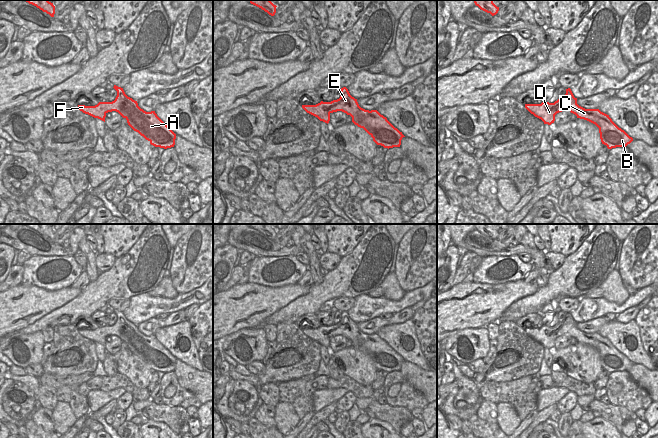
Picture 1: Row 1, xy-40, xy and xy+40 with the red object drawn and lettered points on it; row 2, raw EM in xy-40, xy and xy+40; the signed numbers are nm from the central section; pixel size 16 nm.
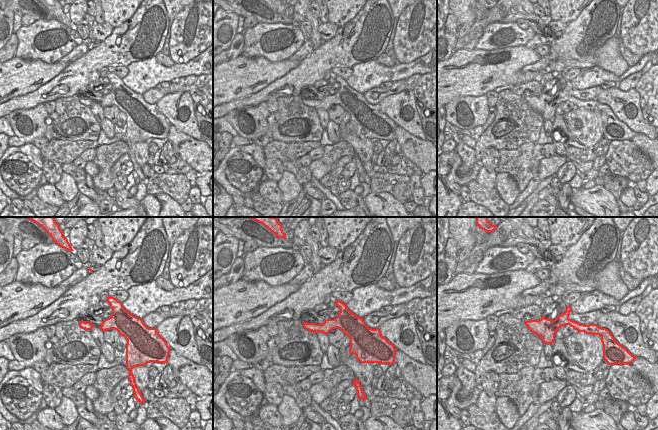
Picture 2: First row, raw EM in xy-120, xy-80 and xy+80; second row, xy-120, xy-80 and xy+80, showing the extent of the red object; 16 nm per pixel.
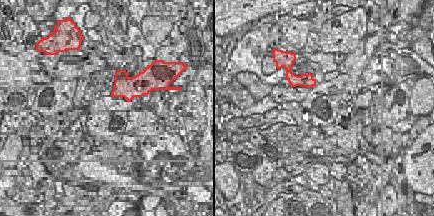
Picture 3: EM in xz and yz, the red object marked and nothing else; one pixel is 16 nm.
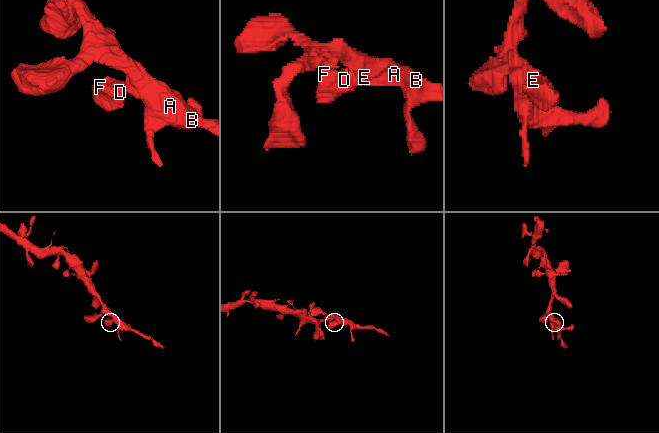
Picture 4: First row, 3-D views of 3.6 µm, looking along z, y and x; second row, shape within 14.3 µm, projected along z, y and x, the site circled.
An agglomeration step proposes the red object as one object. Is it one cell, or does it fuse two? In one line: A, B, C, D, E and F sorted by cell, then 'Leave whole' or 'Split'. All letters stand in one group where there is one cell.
Groups: A B C D E F. Leave whole

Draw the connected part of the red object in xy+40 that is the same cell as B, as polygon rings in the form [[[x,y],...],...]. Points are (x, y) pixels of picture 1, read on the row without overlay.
[[[570,312],[566,313],[563,322],[554,327],[543,325],[541,328],[525,328],[525,332],[535,341],[541,343],[544,348],[551,349],[555,345],[555,339],[562,335],[570,335],[577,342],[587,344],[599,352],[602,368],[608,373],[626,371],[633,365],[624,354],[619,352],[609,341],[599,333],[585,333],[577,328]]]

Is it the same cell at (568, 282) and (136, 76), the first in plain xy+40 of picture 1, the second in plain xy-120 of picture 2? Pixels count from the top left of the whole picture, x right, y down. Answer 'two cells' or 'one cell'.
two cells

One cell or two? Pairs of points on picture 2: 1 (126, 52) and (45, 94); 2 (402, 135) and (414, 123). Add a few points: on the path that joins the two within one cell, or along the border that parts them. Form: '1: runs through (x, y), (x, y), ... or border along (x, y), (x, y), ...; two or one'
1: runs through (105, 54), (98, 57), (77, 76), (64, 78); one
2: border along (397, 125), (411, 134), (426, 140); two

